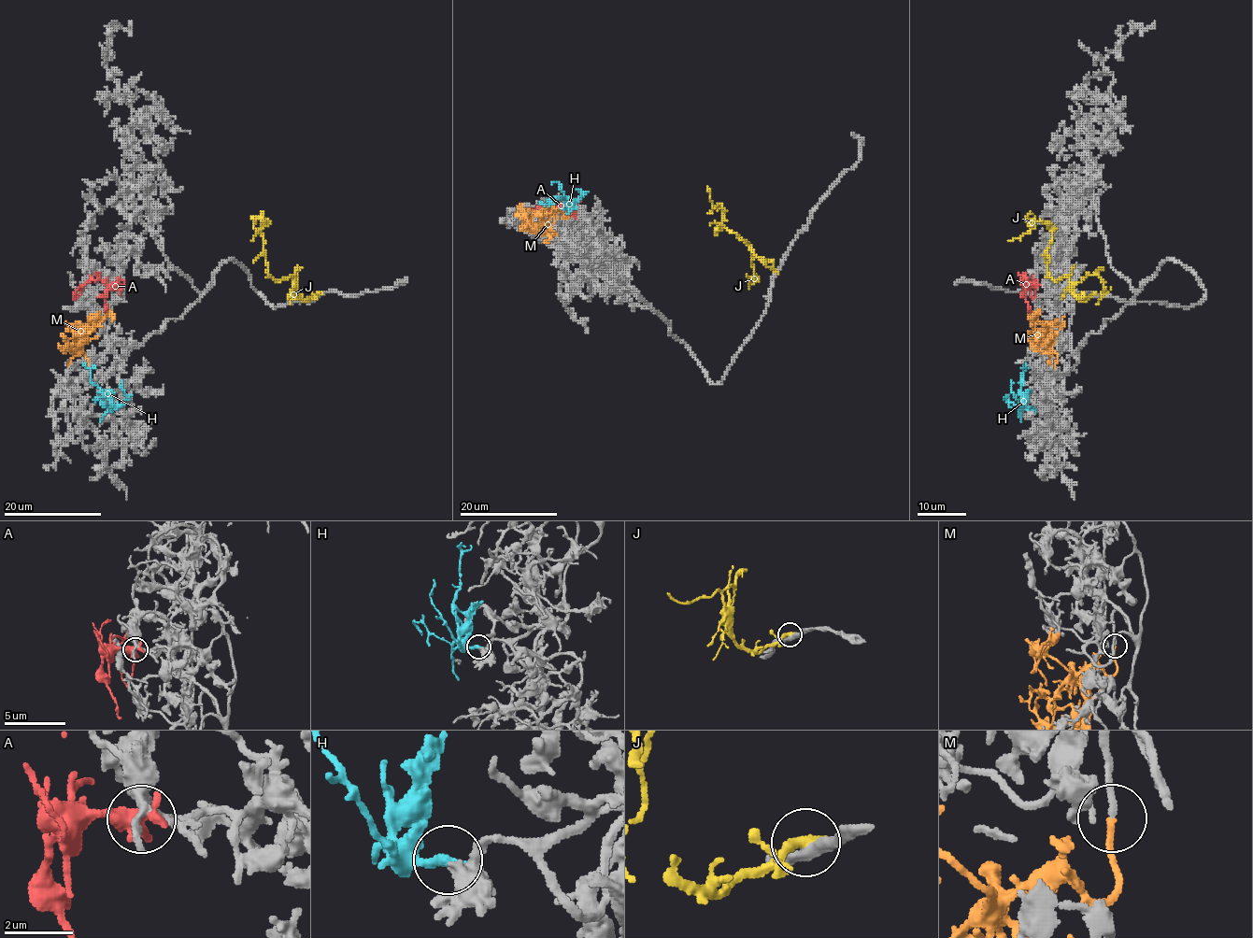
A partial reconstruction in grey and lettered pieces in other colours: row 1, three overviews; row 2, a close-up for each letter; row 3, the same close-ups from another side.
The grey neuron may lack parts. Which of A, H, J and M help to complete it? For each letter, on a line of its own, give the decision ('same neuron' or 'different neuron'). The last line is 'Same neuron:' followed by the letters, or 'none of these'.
A: different neuron
H: different neuron
J: different neuron
M: same neuron
Same neuron: M

